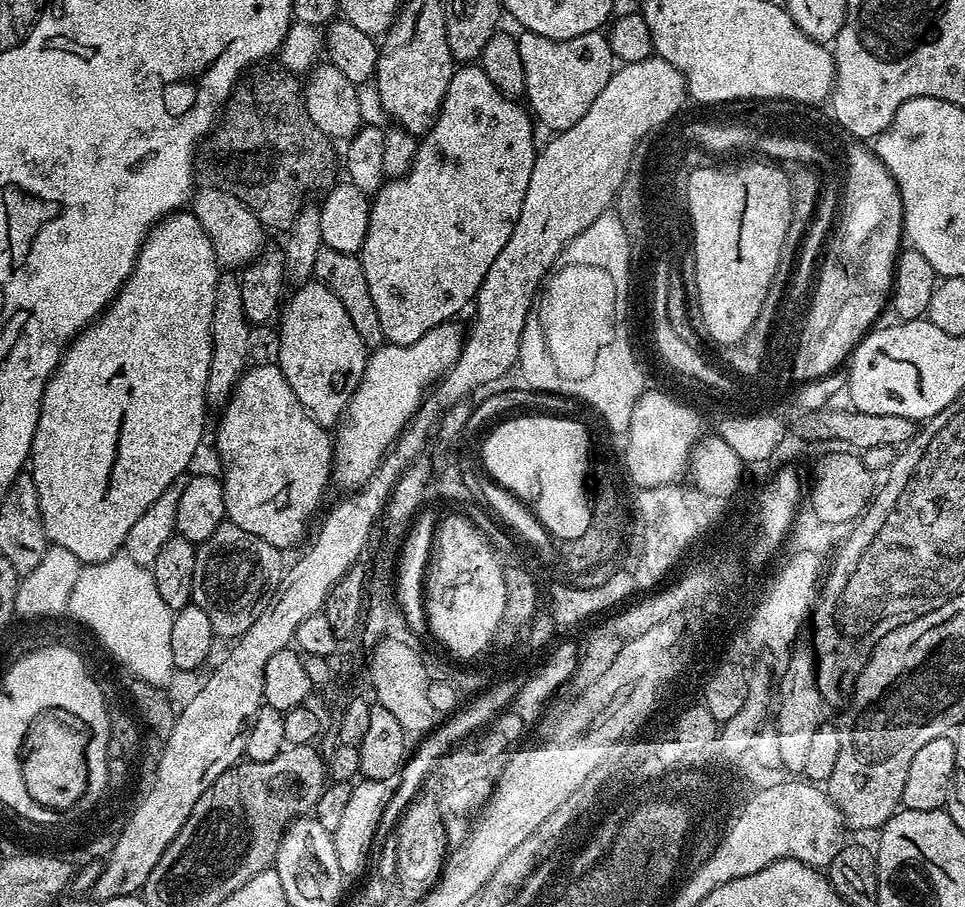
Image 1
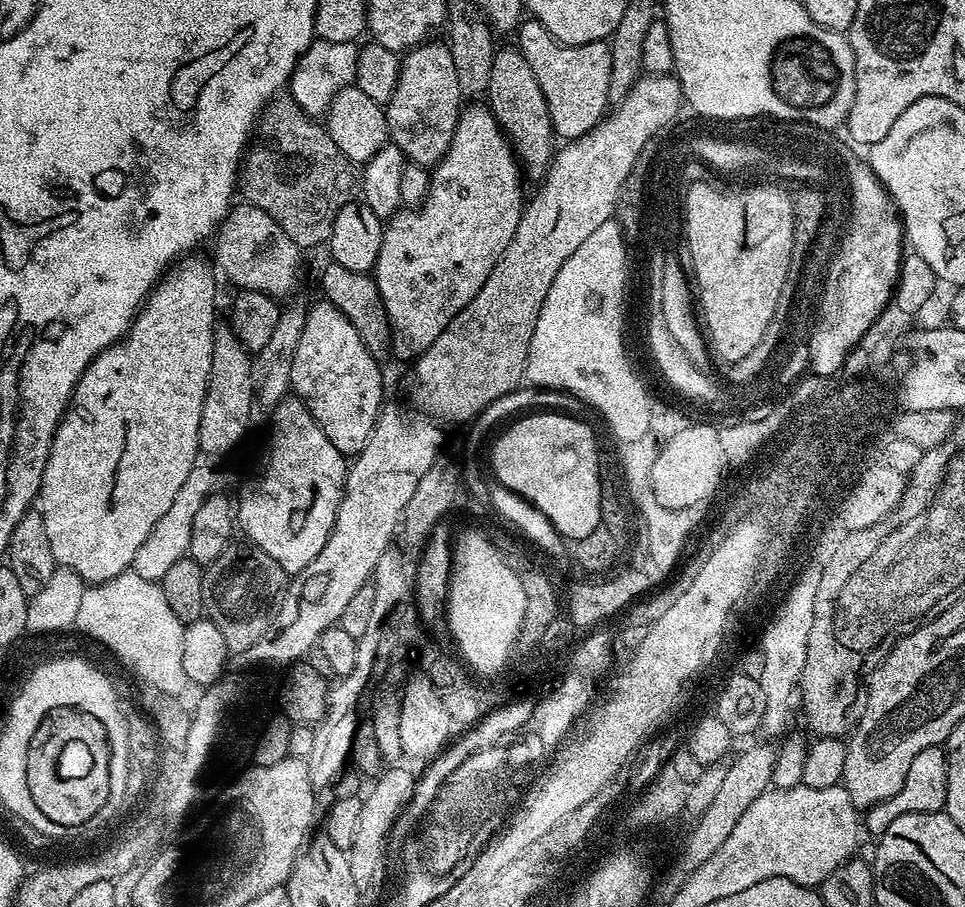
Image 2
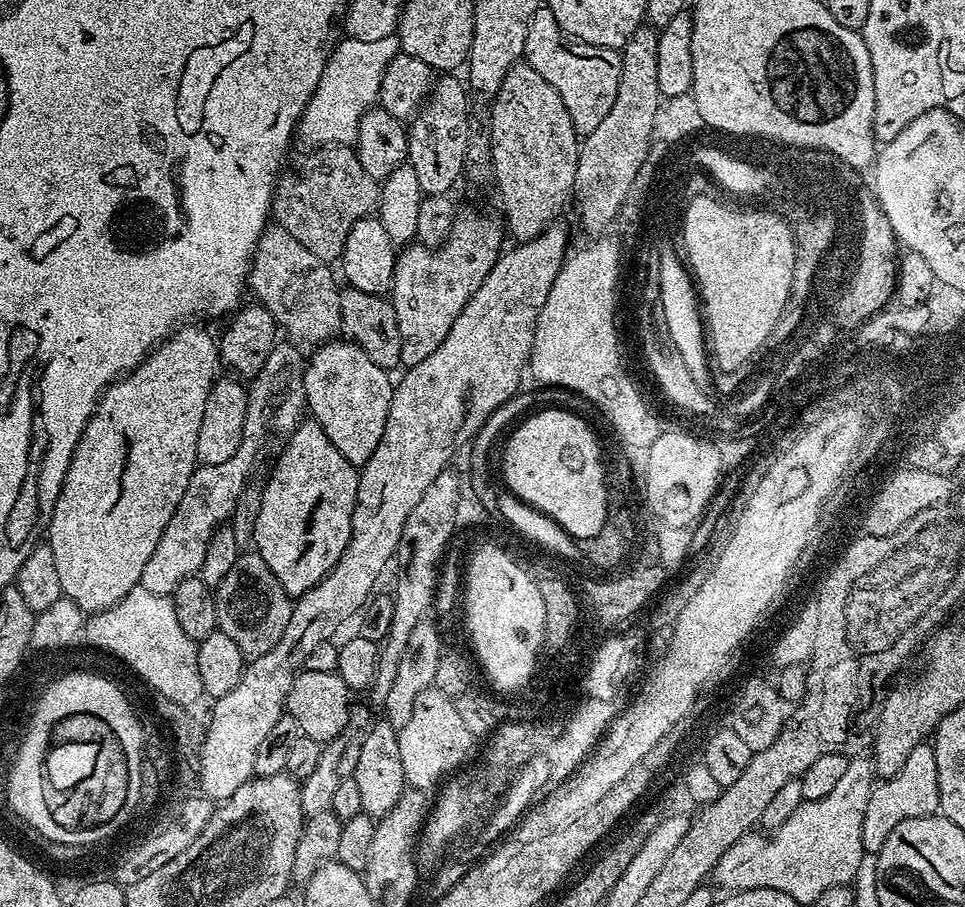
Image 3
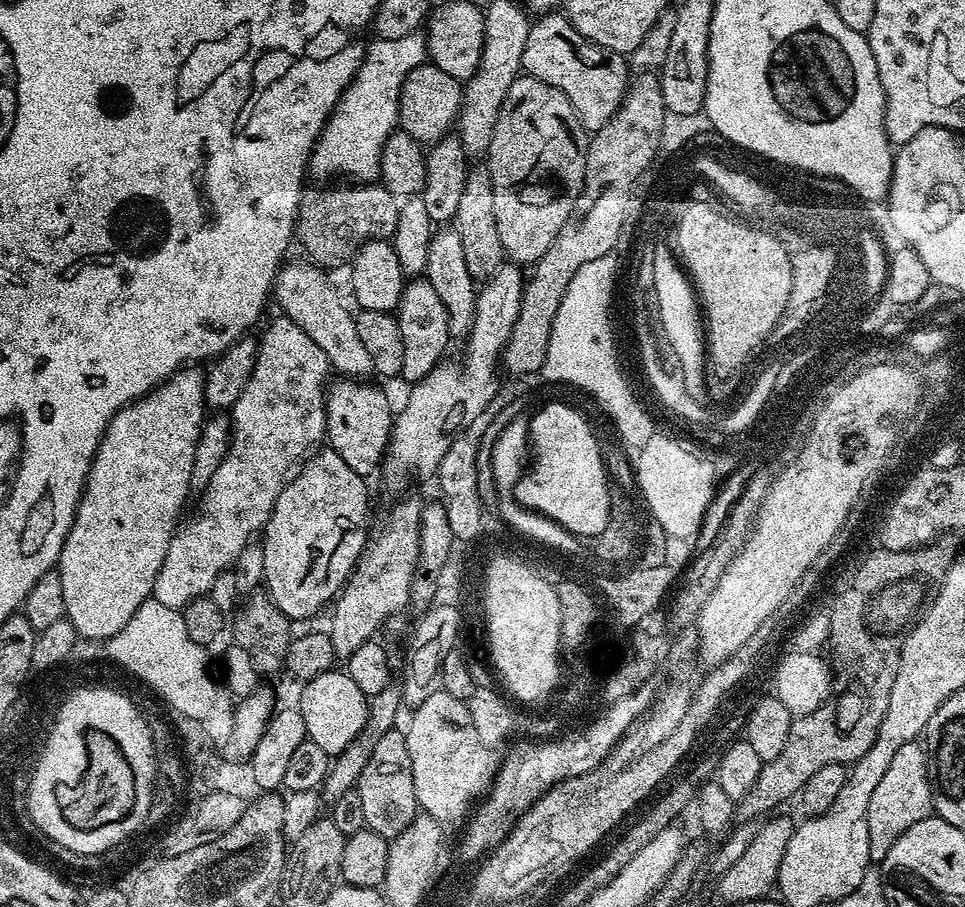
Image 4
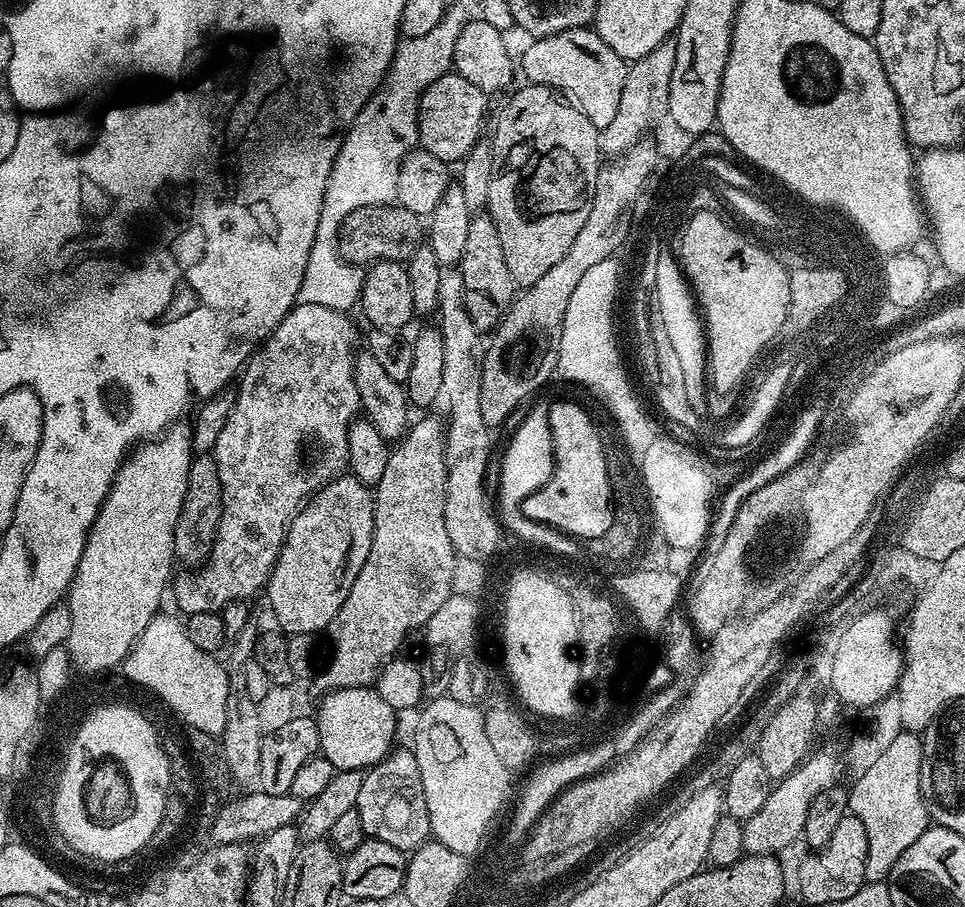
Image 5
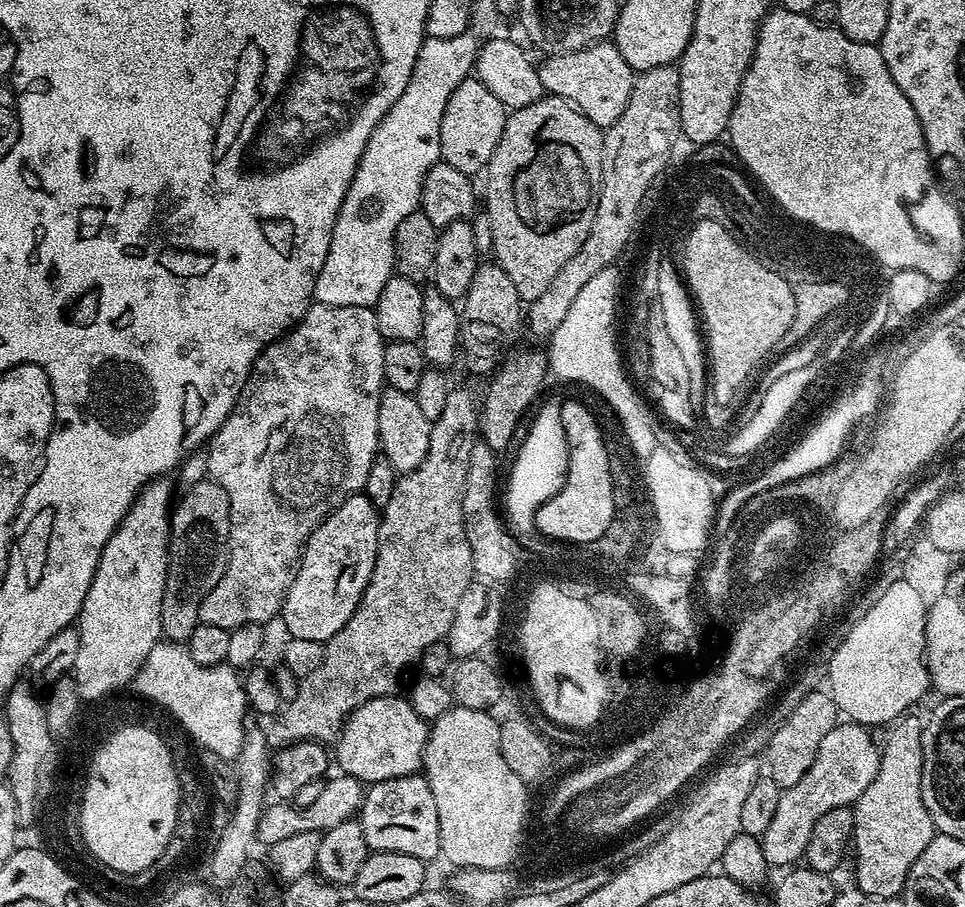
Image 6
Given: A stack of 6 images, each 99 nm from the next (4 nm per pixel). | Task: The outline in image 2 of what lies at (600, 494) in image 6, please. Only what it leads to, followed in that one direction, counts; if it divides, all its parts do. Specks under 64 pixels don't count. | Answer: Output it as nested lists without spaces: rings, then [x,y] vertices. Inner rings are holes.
[[[553,410],[524,414],[519,419],[497,438],[492,448],[490,462],[496,471],[497,481],[537,508],[561,536],[583,538],[584,532],[592,532],[592,524],[596,524],[596,456],[592,449],[592,436],[584,431],[583,419],[570,417],[560,420],[558,411]]]

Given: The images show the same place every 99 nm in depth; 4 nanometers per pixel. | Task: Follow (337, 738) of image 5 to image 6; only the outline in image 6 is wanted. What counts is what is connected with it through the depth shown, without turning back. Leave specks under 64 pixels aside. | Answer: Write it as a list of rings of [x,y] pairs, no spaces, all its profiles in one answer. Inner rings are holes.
[[[400,694],[367,700],[345,721],[334,744],[335,763],[340,763],[339,771],[343,775],[352,776],[365,785],[417,775],[428,751],[429,727],[429,721],[423,720],[414,710],[411,699],[404,697],[403,700]]]

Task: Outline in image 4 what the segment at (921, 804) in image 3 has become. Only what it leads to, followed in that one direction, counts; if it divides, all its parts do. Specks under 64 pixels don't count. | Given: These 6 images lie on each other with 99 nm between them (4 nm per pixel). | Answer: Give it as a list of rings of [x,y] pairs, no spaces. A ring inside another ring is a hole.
[[[913,742],[898,749],[898,754],[890,758],[890,767],[882,779],[874,794],[870,794],[870,806],[868,807],[868,829],[870,830],[870,861],[879,862],[890,854],[890,846],[914,826],[914,822],[922,822],[933,815],[932,807],[932,781],[930,779],[930,765],[925,745]]]

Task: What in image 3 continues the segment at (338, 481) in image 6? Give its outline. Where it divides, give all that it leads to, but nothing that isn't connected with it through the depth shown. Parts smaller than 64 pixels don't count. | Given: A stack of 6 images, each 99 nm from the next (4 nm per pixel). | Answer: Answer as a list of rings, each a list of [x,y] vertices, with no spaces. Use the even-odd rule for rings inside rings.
[[[277,342],[272,345],[270,358],[266,366],[247,385],[248,390],[248,410],[246,412],[246,426],[244,427],[244,437],[234,454],[234,458],[226,458],[218,466],[205,464],[197,467],[196,473],[190,478],[186,486],[186,494],[182,494],[182,502],[178,502],[178,510],[174,510],[174,516],[162,530],[162,538],[158,538],[158,546],[154,546],[154,554],[150,554],[150,562],[146,562],[146,570],[142,570],[142,578],[139,587],[150,590],[150,594],[171,597],[172,593],[178,590],[178,586],[186,578],[197,575],[200,567],[206,562],[206,552],[210,546],[210,538],[216,533],[216,529],[227,525],[232,516],[232,511],[236,508],[236,503],[240,500],[240,495],[244,492],[244,487],[248,484],[248,475],[256,468],[256,459],[260,456],[260,451],[264,448],[264,443],[268,440],[268,431],[273,428],[276,432],[290,434],[296,429],[296,425],[306,416],[306,405],[304,403],[304,365],[306,363],[305,353],[300,353],[295,343]]]

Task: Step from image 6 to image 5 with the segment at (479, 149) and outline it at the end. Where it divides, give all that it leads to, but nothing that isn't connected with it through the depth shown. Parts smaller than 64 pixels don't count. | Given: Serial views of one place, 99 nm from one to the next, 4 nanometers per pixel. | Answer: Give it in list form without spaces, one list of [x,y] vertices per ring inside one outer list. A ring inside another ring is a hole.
[[[450,70],[438,78],[420,96],[418,118],[419,147],[425,148],[443,164],[452,166],[470,154],[470,150],[482,139],[484,115],[488,112],[489,97],[478,86],[466,82],[459,72]]]

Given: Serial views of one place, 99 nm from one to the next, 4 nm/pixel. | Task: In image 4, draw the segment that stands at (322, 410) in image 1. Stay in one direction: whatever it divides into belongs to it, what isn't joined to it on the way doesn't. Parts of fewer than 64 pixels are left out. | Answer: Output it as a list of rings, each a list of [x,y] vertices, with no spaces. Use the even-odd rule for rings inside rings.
[[[336,378],[329,383],[324,398],[326,410],[327,443],[354,470],[354,474],[371,477],[372,471],[384,463],[388,441],[392,439],[394,407],[380,388],[371,388],[368,382],[356,378]]]

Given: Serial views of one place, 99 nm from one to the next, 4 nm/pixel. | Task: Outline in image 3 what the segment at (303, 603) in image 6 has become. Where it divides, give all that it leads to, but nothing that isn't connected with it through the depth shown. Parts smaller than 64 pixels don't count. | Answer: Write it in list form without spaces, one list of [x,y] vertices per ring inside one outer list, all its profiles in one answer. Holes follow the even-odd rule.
[[[305,418],[296,425],[296,429],[287,437],[288,445],[280,452],[280,461],[272,468],[272,477],[260,496],[260,509],[256,512],[256,521],[252,524],[252,536],[256,539],[255,551],[274,570],[274,578],[282,582],[286,594],[290,597],[301,596],[330,571],[342,558],[352,533],[354,506],[358,498],[360,474],[357,465],[346,462],[338,454],[338,446],[326,438],[326,430],[318,422]]]

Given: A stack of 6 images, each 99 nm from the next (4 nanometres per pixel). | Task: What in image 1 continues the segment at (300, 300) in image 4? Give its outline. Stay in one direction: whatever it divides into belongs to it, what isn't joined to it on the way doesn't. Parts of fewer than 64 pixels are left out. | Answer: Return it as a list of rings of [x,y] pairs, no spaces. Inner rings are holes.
[[[215,186],[197,187],[190,201],[190,211],[198,218],[202,230],[206,230],[206,238],[214,246],[217,264],[228,270],[243,269],[260,255],[264,244],[265,225],[234,194]]]

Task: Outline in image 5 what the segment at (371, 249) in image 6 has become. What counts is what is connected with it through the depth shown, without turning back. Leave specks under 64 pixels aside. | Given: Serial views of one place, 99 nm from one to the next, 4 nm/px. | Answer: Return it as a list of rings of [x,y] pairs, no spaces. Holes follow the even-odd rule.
[[[449,3],[442,22],[438,22],[434,30],[422,34],[422,38],[401,39],[383,84],[348,125],[326,182],[314,246],[310,246],[306,274],[302,274],[300,300],[303,303],[326,306],[342,313],[352,310],[348,308],[357,307],[364,285],[364,272],[341,256],[340,225],[355,208],[376,208],[379,204],[391,204],[396,200],[400,161],[407,152],[417,147],[420,139],[416,117],[420,96],[453,67],[456,43],[469,19],[466,5]]]

